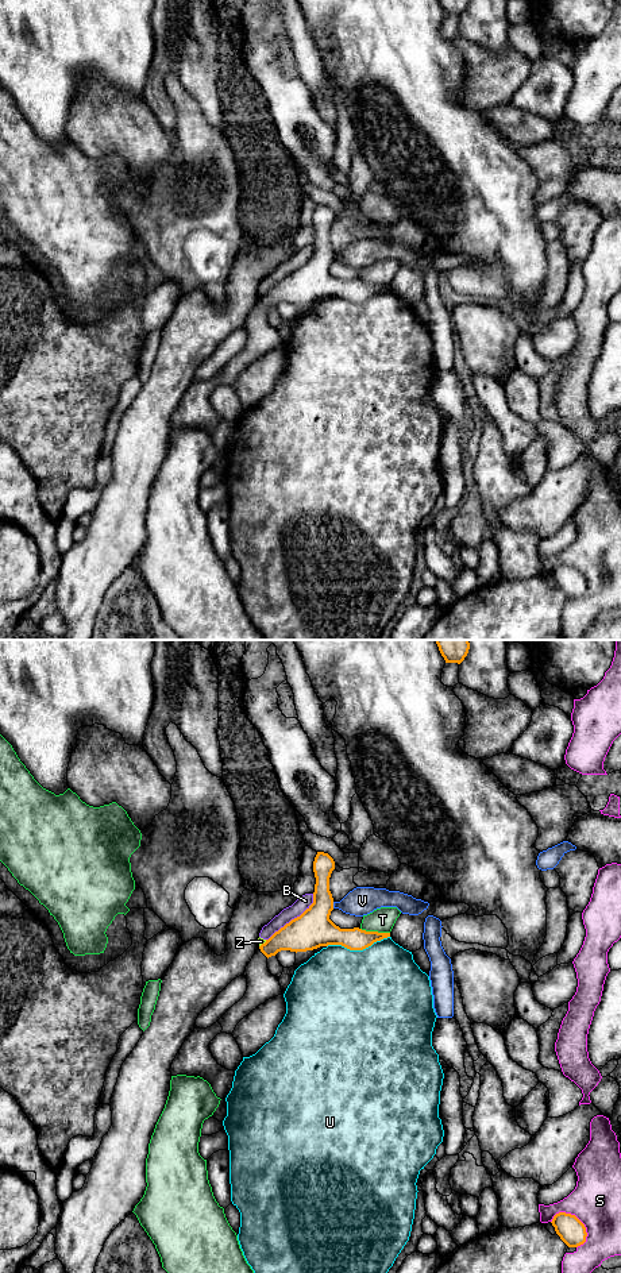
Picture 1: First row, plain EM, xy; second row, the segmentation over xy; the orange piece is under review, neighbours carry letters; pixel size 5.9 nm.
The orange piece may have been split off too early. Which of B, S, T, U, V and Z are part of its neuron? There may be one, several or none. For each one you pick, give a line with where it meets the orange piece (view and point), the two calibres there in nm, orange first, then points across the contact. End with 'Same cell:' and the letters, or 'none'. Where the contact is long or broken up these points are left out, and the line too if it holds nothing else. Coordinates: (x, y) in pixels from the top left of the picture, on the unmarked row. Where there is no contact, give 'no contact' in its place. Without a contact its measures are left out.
Same cell: none

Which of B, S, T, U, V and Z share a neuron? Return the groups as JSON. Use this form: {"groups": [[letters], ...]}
{"groups": [["B", "Z"], ["S"], ["T"], ["U"], ["V"]]}

